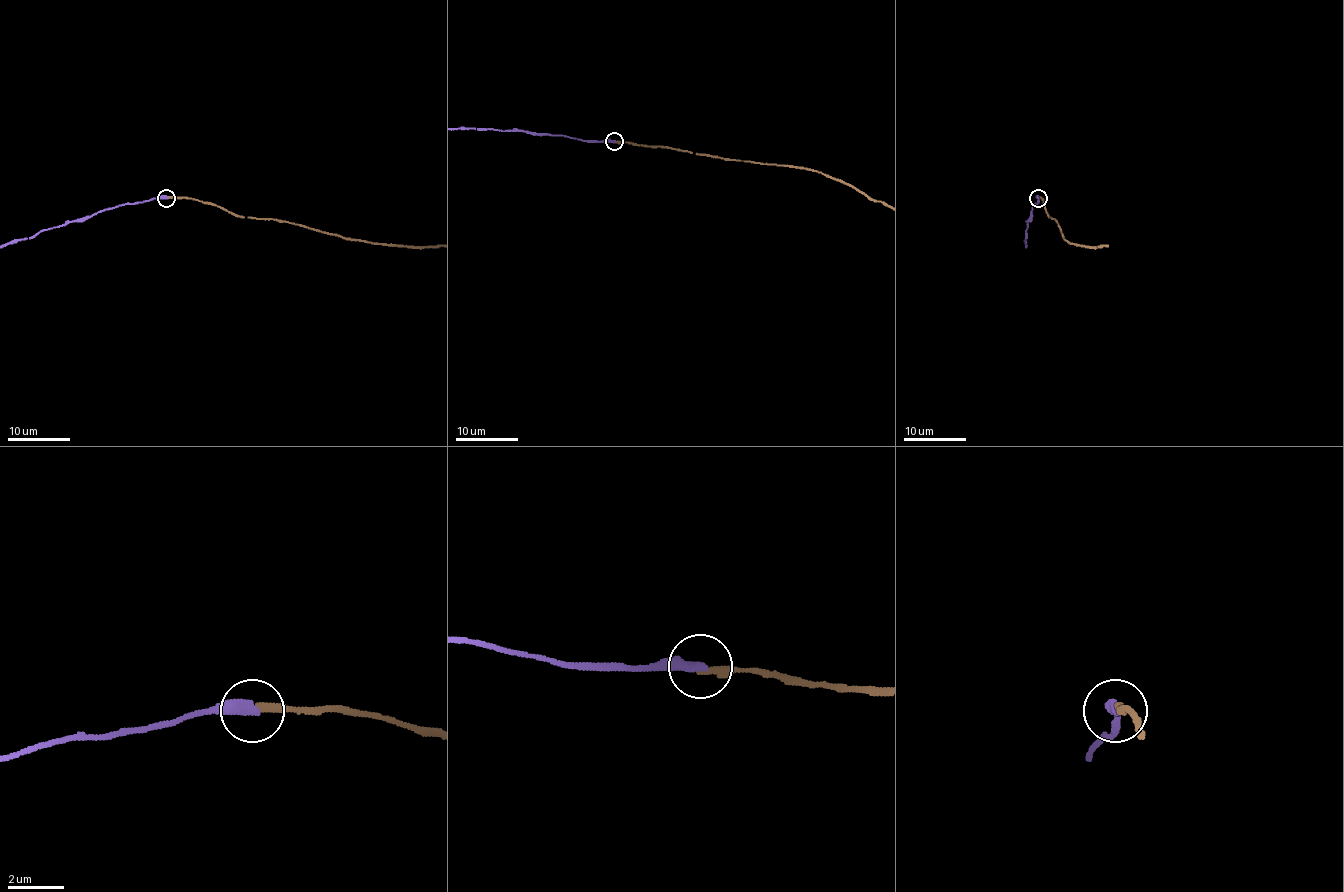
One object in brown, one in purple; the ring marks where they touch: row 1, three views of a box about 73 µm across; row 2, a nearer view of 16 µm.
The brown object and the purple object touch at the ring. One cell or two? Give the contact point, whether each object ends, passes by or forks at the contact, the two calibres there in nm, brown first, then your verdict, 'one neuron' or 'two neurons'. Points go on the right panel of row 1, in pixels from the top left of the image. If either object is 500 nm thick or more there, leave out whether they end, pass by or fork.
place (1038, 198); brown ends; purple ends; calibres 260 and 360 nm; two neurons

